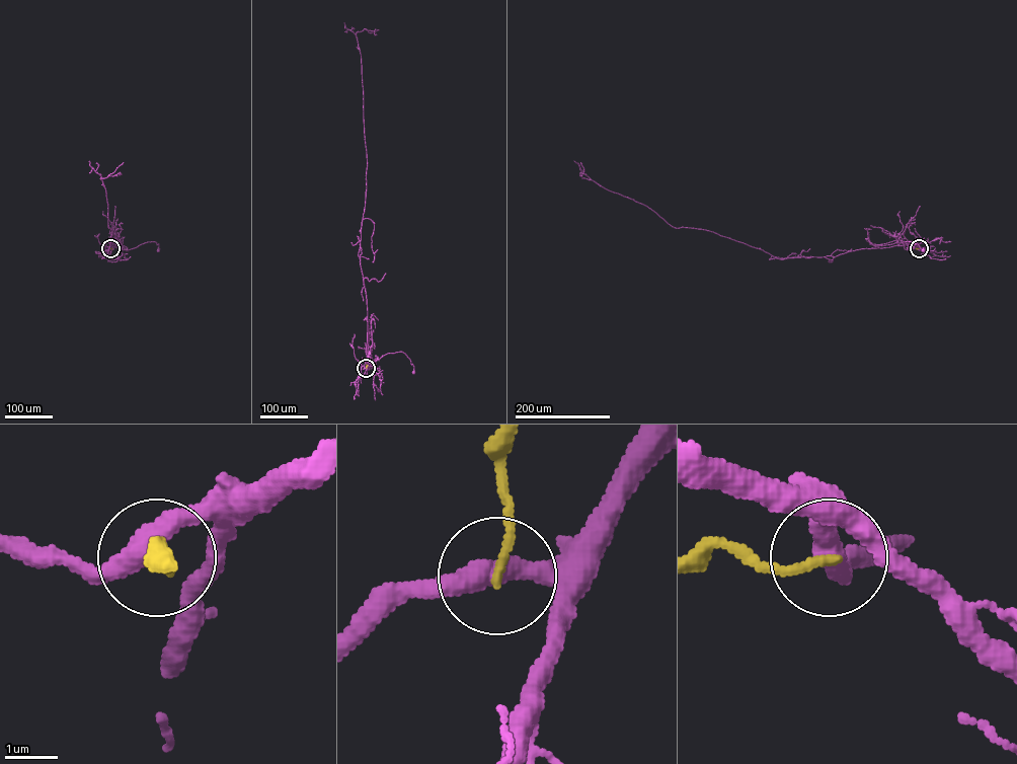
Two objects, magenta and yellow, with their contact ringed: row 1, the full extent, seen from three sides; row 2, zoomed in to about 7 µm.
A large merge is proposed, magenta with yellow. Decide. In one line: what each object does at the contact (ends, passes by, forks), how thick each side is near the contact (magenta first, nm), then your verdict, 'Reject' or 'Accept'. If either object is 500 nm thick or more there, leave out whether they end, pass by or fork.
At the ring magenta passes by. At the ring yellow ends. Thickness 400 nm (magenta) against 160 nm. Reject

